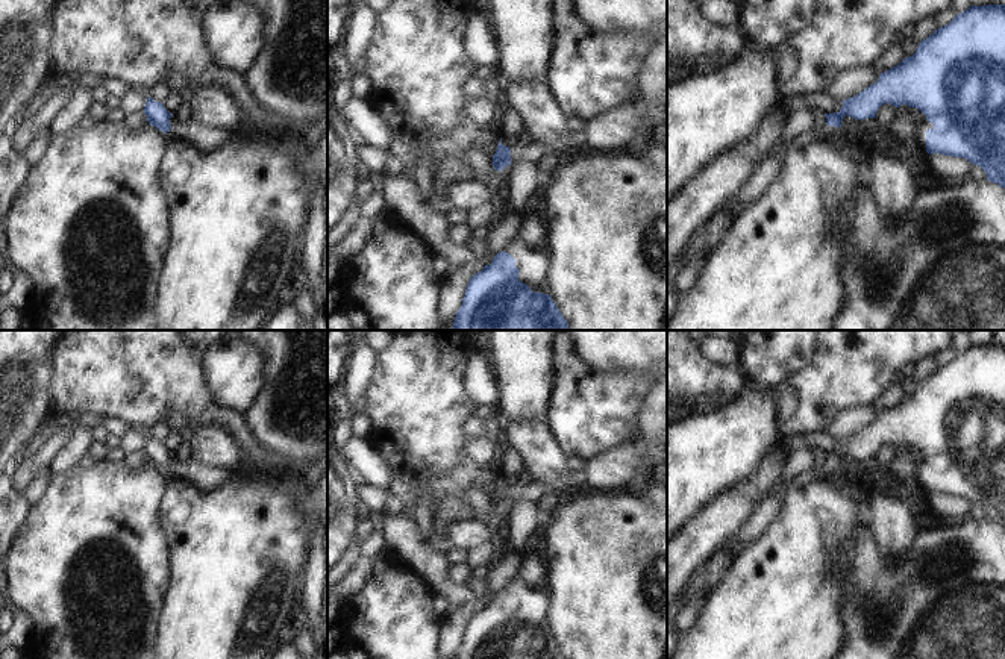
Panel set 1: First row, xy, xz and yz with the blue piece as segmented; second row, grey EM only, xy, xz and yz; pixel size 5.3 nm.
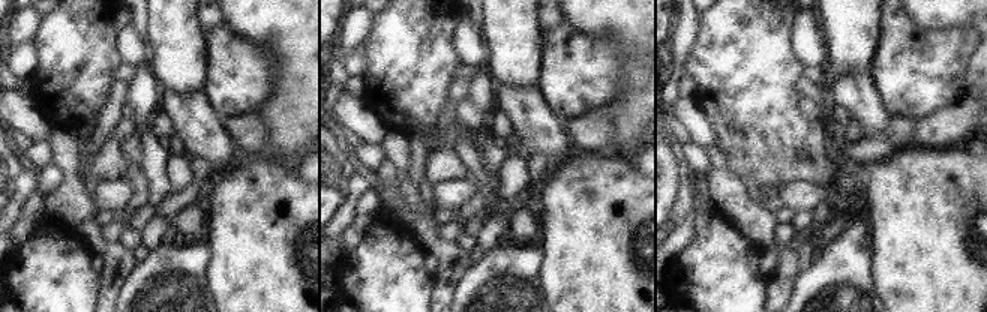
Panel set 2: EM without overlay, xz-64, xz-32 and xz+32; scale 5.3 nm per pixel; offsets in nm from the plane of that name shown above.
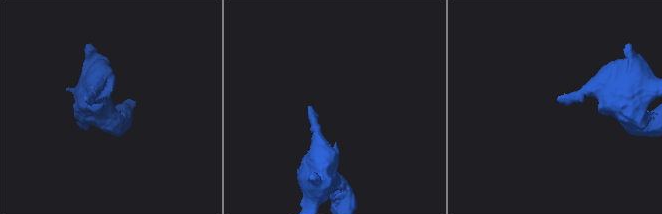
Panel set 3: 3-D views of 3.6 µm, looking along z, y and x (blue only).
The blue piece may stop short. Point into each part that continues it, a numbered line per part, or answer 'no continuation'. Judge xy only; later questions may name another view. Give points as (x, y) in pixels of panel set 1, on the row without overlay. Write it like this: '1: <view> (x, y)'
1: xy (205, 479)

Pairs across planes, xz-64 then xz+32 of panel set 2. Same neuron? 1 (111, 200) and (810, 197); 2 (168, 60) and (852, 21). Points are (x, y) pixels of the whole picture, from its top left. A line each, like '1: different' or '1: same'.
1: same
2: same

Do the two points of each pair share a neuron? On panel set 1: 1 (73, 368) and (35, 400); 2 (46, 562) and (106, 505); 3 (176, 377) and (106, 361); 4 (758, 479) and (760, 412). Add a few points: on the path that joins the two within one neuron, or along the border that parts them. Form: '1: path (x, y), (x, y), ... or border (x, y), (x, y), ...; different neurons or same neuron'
1: border (52, 355), (46, 414); different neurons
2: path (61, 550), (91, 520); same neuron
3: path (159, 377), (147, 376), (123, 361); same neuron
4: border (781, 441), (746, 479), (729, 490); different neurons

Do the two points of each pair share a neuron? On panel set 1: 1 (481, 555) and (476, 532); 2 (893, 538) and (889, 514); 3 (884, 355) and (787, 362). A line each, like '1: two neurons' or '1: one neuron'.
1: two neurons
2: one neuron
3: two neurons

